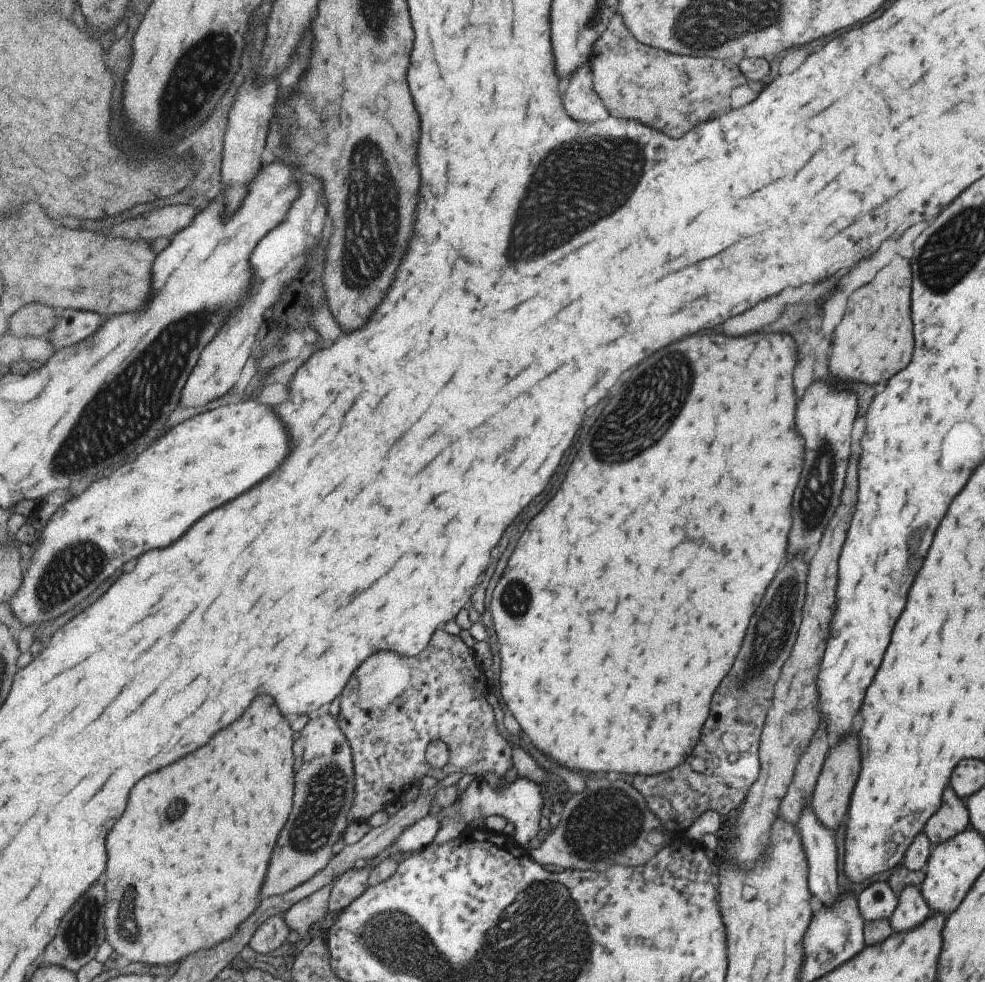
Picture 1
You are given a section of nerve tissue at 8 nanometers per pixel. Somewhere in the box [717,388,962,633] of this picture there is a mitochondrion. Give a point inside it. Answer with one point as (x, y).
(818, 493)

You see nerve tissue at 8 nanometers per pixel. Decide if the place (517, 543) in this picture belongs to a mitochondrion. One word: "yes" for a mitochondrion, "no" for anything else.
no

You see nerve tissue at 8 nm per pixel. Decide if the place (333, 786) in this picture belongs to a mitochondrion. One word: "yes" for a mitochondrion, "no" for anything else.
yes

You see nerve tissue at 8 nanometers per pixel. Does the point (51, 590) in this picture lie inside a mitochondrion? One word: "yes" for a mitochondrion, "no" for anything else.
yes

